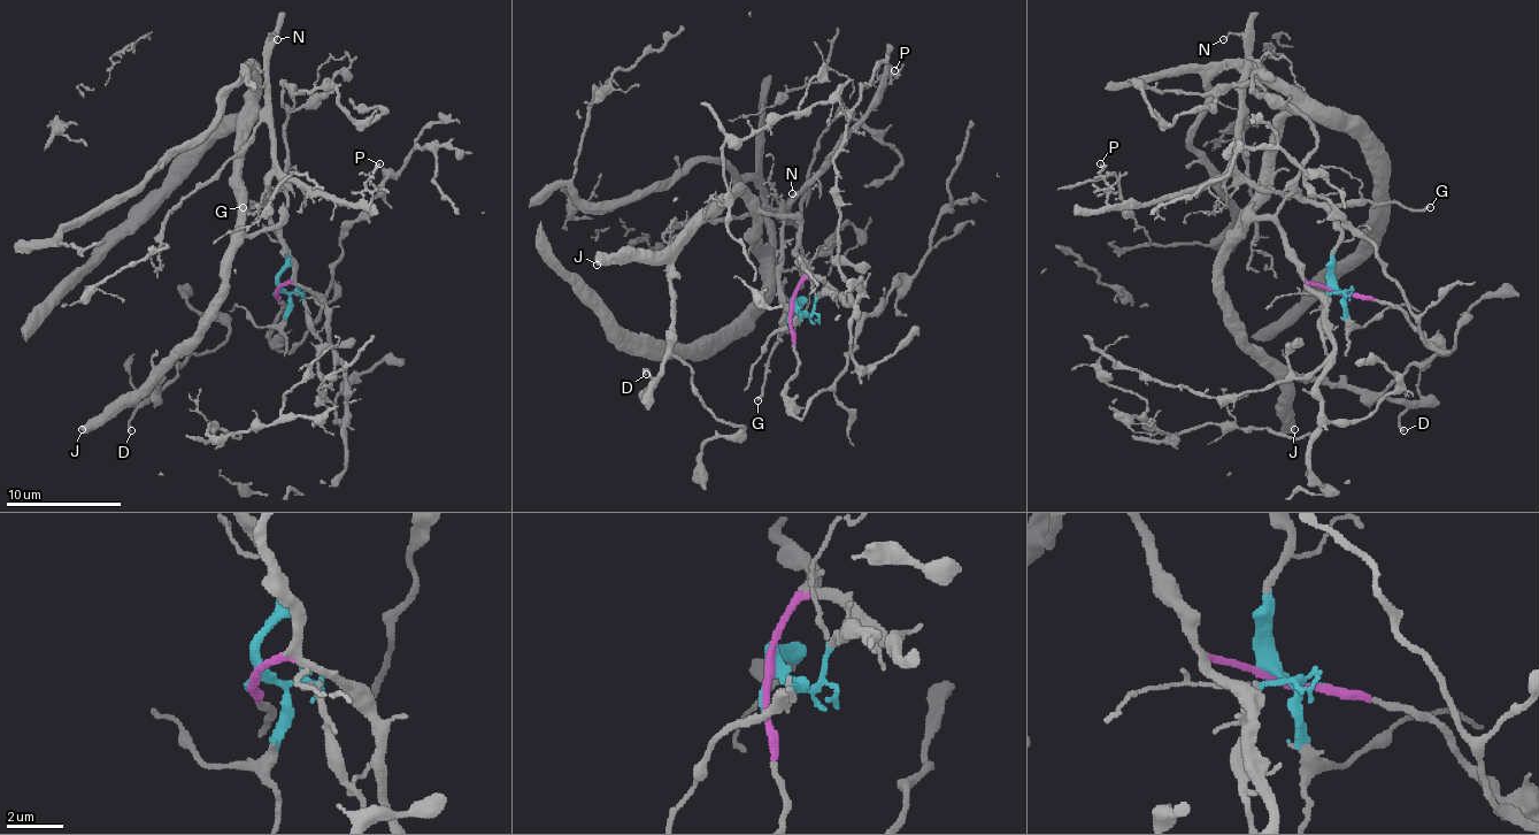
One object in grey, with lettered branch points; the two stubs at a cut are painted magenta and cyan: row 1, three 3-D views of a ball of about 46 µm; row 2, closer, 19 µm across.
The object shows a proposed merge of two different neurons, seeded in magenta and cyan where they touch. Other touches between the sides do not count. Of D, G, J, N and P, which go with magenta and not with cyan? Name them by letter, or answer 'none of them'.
D, J

